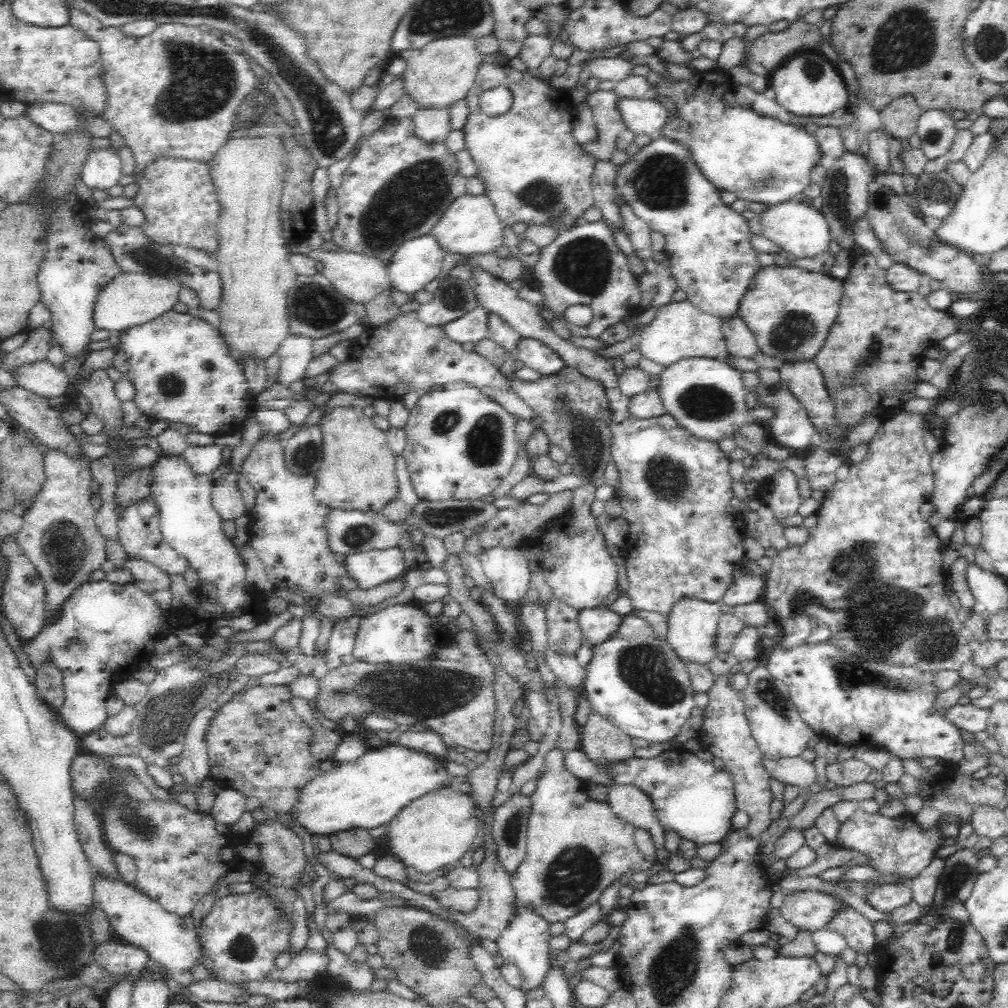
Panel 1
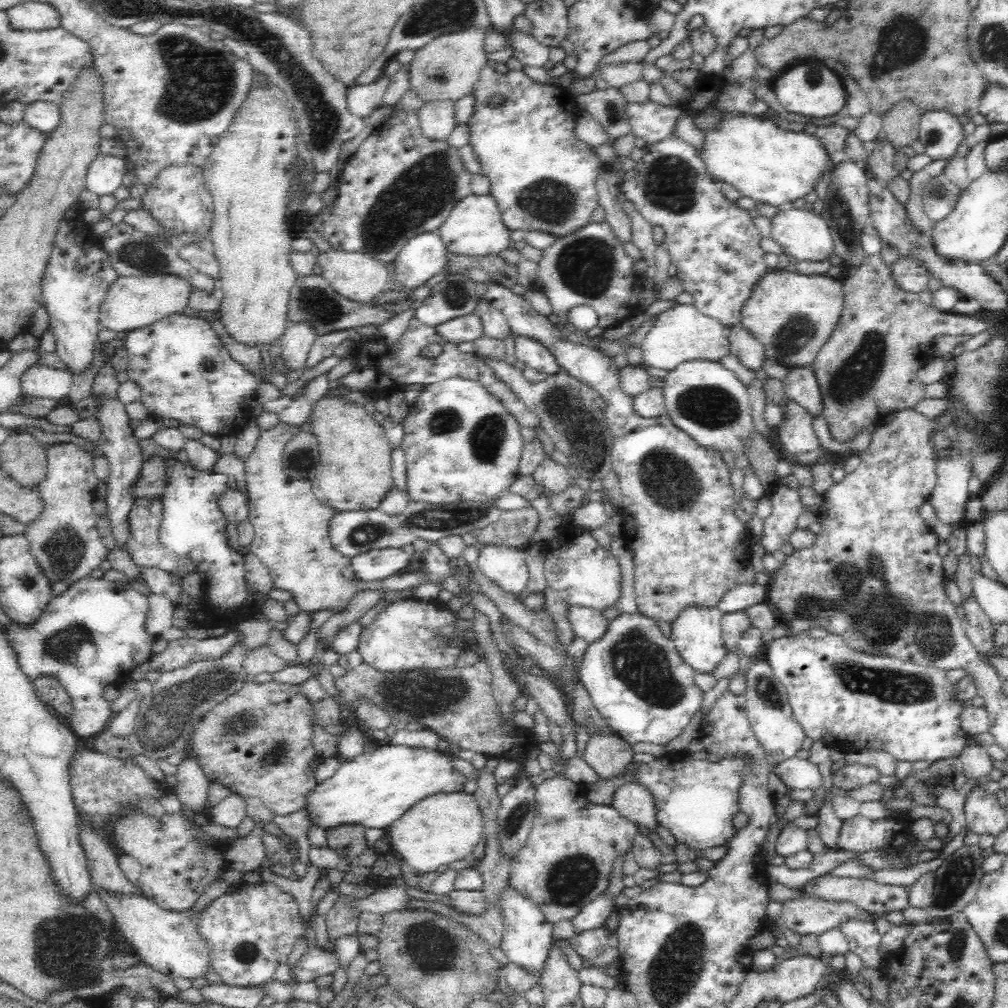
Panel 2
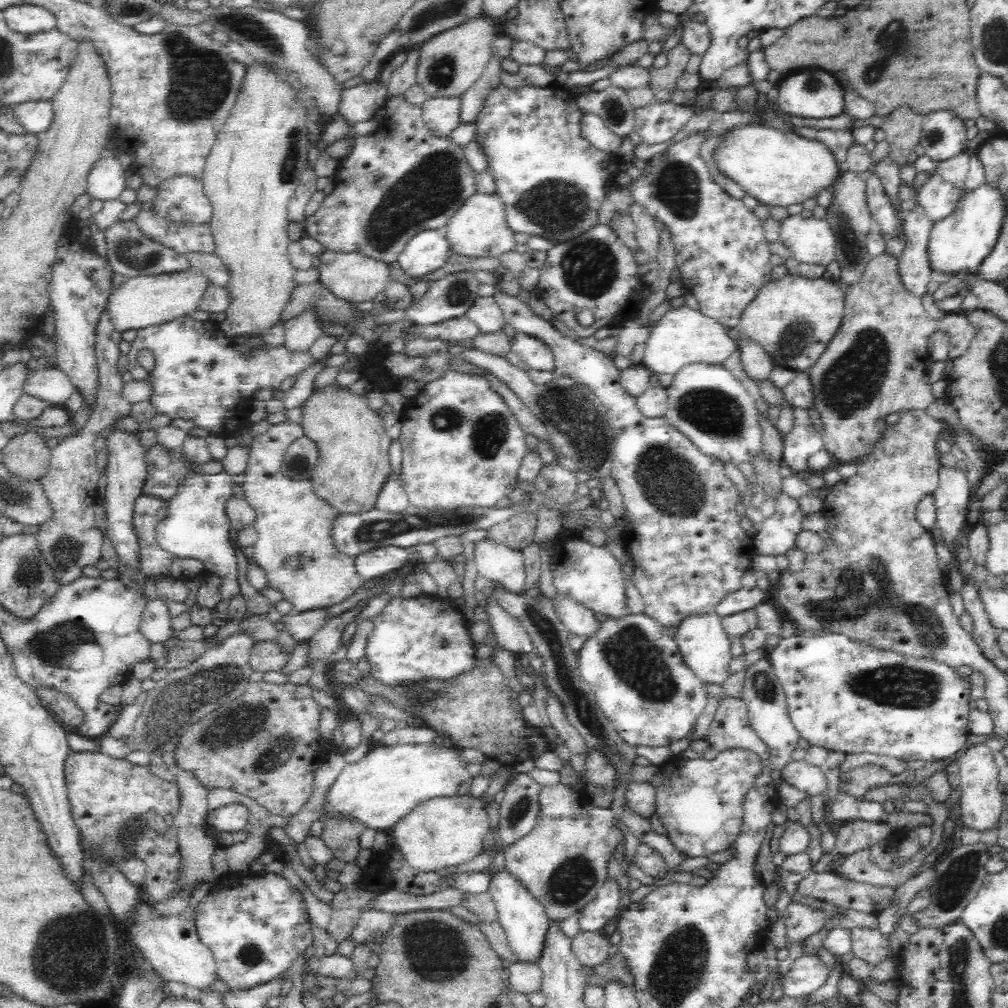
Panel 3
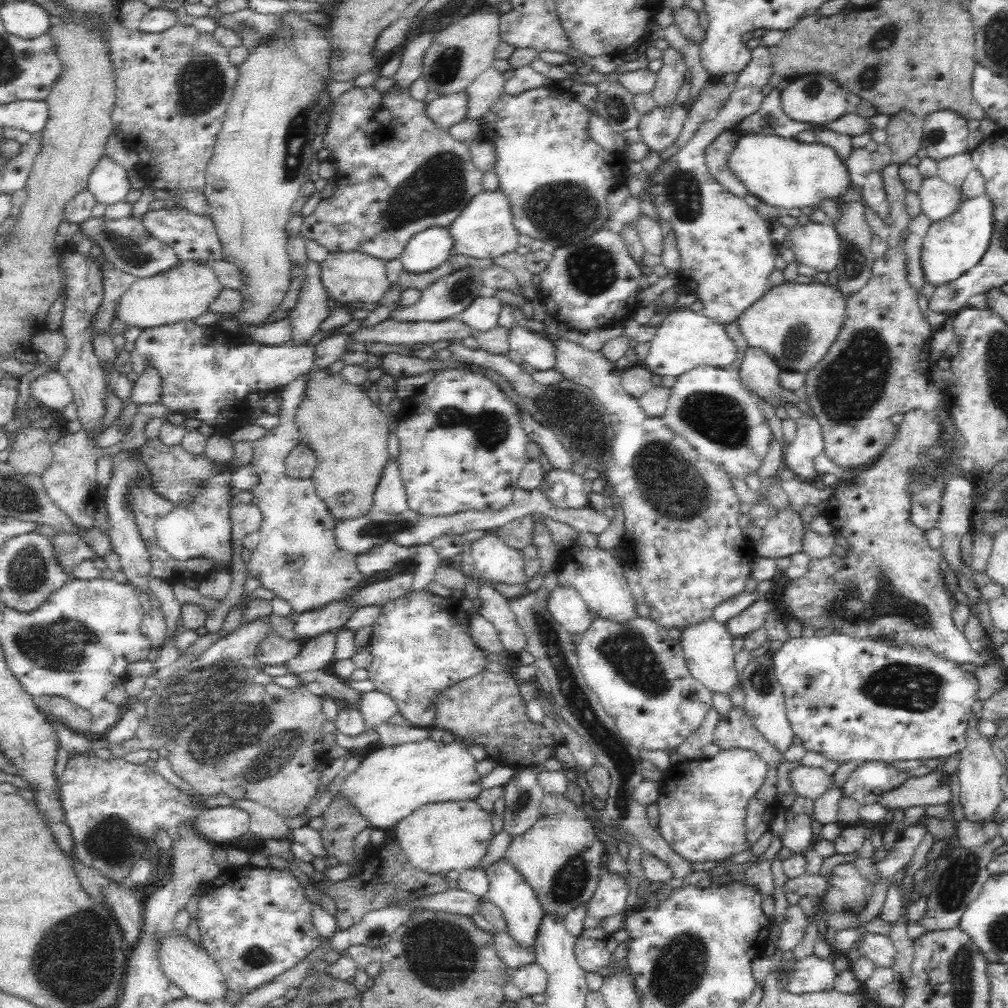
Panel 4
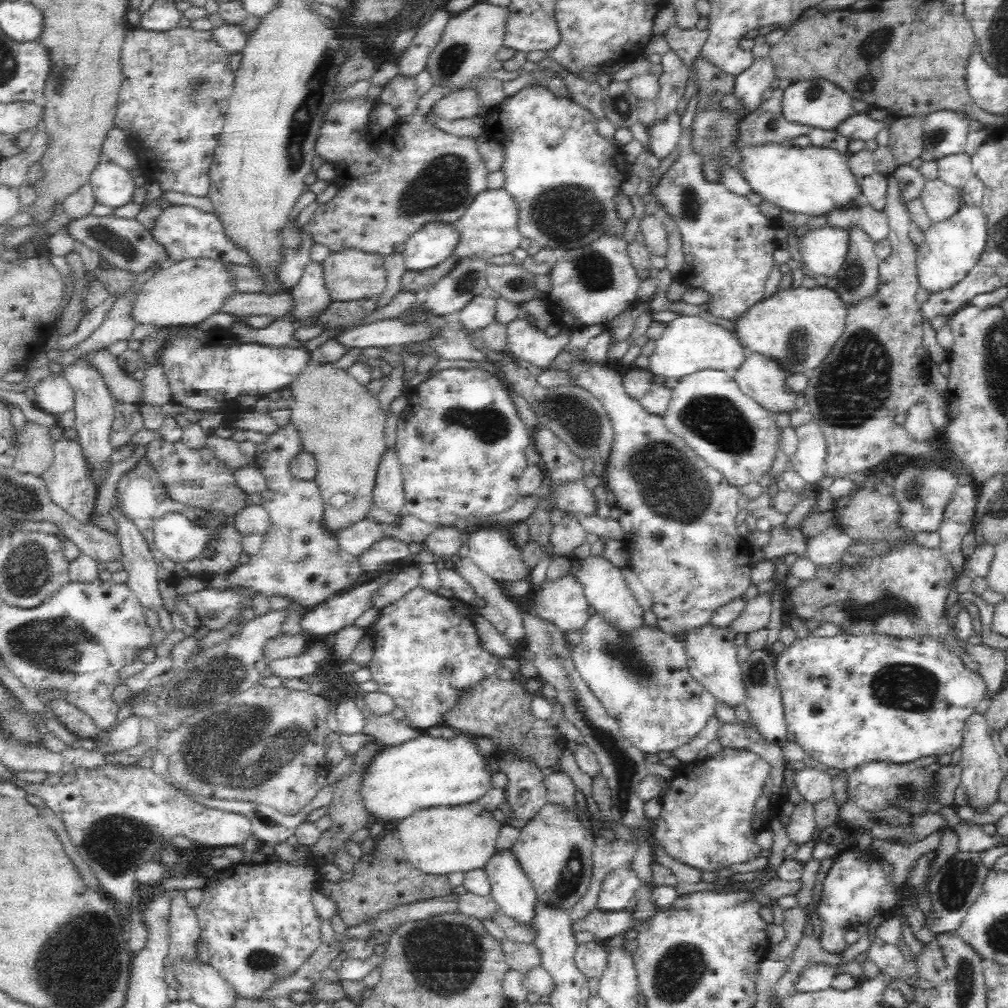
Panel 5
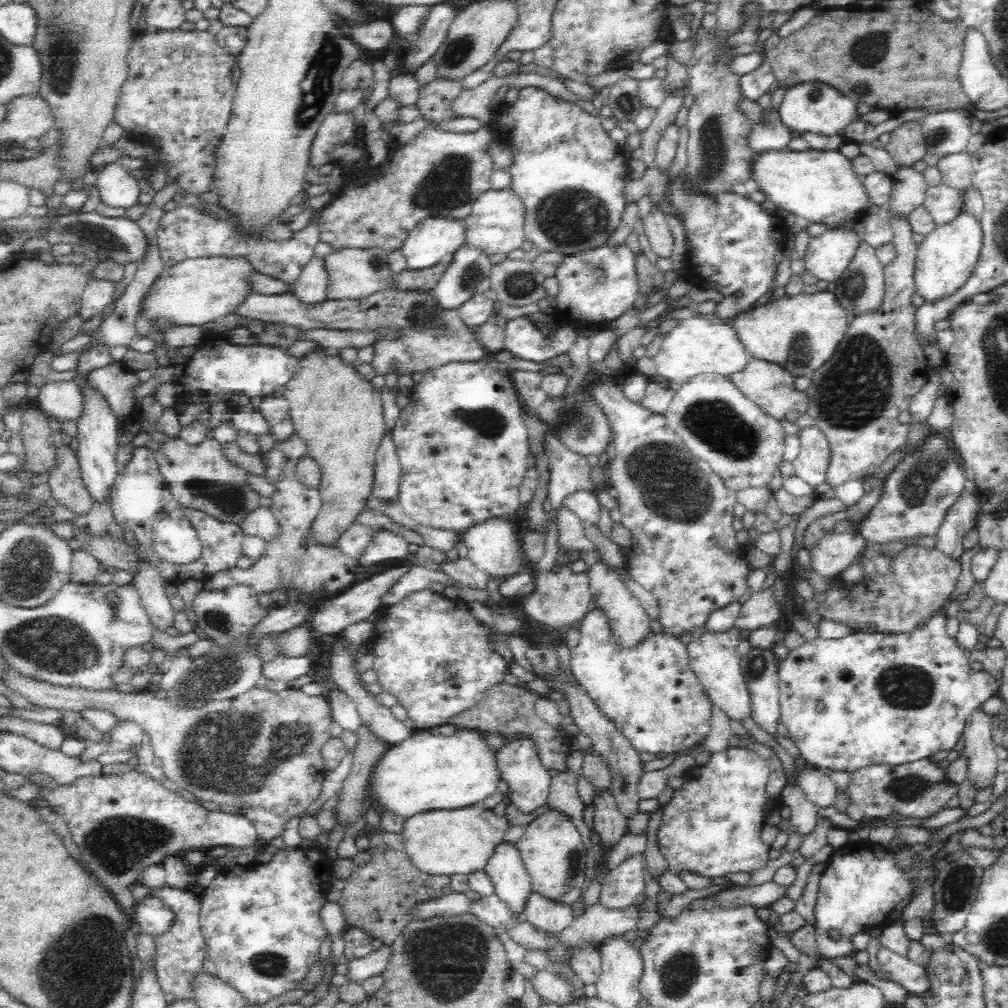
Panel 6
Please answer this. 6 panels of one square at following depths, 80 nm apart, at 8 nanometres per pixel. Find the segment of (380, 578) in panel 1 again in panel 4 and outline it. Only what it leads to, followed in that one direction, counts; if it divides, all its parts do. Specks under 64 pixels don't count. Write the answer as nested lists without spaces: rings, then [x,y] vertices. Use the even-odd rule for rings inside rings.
[[[393,541],[376,544],[368,552],[357,555],[357,567],[363,576],[372,576],[376,572],[398,568],[398,564],[413,557],[408,549],[409,547]]]

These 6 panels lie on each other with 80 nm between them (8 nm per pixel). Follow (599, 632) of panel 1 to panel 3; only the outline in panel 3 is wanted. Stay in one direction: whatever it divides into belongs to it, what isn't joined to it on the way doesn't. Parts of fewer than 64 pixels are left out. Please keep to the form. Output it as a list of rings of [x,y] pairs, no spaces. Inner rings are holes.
[[[559,593],[553,600],[553,608],[572,636],[577,634],[588,637],[598,630],[600,621],[596,620],[596,613],[585,608],[570,595]]]

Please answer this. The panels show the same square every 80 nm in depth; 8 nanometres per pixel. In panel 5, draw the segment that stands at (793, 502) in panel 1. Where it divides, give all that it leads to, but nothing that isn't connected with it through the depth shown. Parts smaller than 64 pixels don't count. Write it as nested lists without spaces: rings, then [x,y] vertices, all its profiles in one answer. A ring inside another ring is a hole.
[[[774,526],[771,532],[770,546],[763,548],[766,559],[773,561],[779,556],[787,554],[806,555],[807,539],[803,536],[800,528],[786,530],[784,526]]]

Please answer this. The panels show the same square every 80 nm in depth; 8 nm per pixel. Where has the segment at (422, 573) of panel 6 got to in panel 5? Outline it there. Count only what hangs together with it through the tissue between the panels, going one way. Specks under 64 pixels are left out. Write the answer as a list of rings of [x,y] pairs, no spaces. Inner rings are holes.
[[[417,565],[400,571],[393,579],[382,585],[382,590],[378,594],[374,594],[374,598],[372,598],[374,607],[382,609],[388,606],[388,604],[398,602],[410,590],[420,587],[420,577],[421,568]]]

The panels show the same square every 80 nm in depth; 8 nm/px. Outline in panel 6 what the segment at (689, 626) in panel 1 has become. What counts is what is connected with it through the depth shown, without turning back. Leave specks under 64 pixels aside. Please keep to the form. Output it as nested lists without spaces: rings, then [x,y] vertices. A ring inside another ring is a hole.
[[[735,626],[722,632],[705,631],[700,638],[692,639],[686,645],[689,656],[689,667],[699,678],[705,688],[709,700],[714,703],[726,716],[738,723],[751,718],[751,696],[745,683],[740,666],[740,657],[736,653],[740,640],[740,629]]]

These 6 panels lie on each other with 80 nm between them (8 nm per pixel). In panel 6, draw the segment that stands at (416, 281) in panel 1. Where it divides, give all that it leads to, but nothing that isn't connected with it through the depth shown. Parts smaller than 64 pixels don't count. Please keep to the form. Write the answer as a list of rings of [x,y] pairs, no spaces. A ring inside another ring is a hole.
[[[428,216],[420,220],[401,246],[407,268],[422,270],[456,253],[465,243],[463,219],[451,216]]]

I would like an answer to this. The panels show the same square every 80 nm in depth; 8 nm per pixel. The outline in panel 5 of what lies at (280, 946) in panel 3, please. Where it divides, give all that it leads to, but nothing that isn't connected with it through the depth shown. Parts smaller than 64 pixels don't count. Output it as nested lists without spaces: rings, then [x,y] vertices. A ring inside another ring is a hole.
[[[298,855],[295,864],[280,858],[272,862],[231,864],[216,870],[214,876],[207,879],[203,899],[195,908],[202,942],[210,952],[210,965],[238,992],[239,997],[262,1000],[268,987],[296,974],[296,970],[302,968],[302,964],[306,964],[323,944],[321,918],[313,903],[313,892],[327,885],[320,866],[320,861],[313,855]]]

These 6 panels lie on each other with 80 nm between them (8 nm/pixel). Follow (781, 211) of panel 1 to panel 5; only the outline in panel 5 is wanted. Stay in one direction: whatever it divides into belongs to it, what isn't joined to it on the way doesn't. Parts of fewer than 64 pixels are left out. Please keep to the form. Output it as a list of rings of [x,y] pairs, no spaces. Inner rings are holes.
[[[826,227],[810,230],[799,240],[797,247],[802,257],[801,264],[812,274],[832,278],[844,266],[850,246],[848,229]]]

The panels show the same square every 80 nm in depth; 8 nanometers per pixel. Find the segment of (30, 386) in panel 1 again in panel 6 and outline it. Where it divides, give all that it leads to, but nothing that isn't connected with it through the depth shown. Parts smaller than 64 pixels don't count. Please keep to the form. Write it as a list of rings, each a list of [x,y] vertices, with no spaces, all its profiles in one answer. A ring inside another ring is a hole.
[[[56,381],[43,384],[33,402],[50,418],[63,422],[77,422],[83,411],[83,392],[74,381]]]

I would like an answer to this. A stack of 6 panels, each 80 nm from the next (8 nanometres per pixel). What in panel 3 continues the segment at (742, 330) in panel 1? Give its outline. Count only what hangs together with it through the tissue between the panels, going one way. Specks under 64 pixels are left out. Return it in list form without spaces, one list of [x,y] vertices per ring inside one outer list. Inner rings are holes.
[[[744,336],[744,340],[740,342],[739,351],[743,370],[750,379],[757,383],[769,380],[775,363],[760,344]]]

